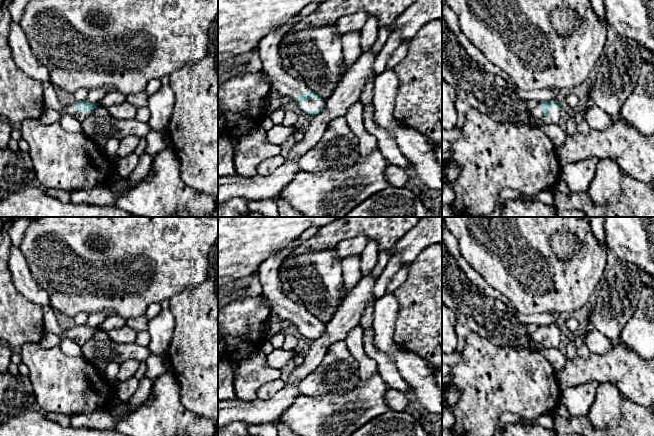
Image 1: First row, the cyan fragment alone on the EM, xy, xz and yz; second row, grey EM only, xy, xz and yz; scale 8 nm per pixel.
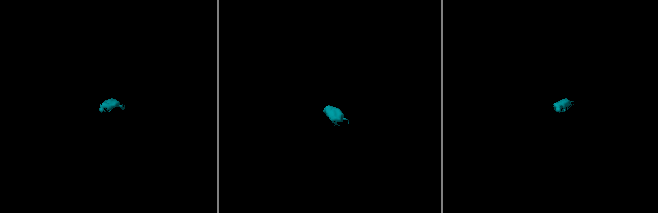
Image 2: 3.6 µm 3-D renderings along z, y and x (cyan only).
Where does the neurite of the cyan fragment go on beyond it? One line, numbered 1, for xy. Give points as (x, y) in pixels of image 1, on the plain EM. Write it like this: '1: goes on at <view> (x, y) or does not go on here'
1: goes on at xy (51, 323)

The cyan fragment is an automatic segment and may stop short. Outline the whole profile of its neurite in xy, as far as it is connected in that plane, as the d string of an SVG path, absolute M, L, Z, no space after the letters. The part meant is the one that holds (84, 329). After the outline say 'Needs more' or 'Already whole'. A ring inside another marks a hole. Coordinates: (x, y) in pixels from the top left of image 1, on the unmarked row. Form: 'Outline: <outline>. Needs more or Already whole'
Outline: M50 304L43 306L43 315L45 332L54 333L58 335L60 339L70 339L75 341L79 346L84 345L94 336L95 332L100 329L99 327L90 327L87 324L83 324L63 330L56 317L56 311Z. Needs more

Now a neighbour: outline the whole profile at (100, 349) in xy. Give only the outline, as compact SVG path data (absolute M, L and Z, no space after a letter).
M98 329L94 336L81 346L82 356L96 366L115 362L121 365L129 360L146 361L151 356L148 347L137 343L117 343L102 329Z

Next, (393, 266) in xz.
M395 255L390 258L387 265L385 266L382 274L376 280L374 285L374 299L382 297L387 290L387 286L391 282L392 278L401 268L401 256Z

